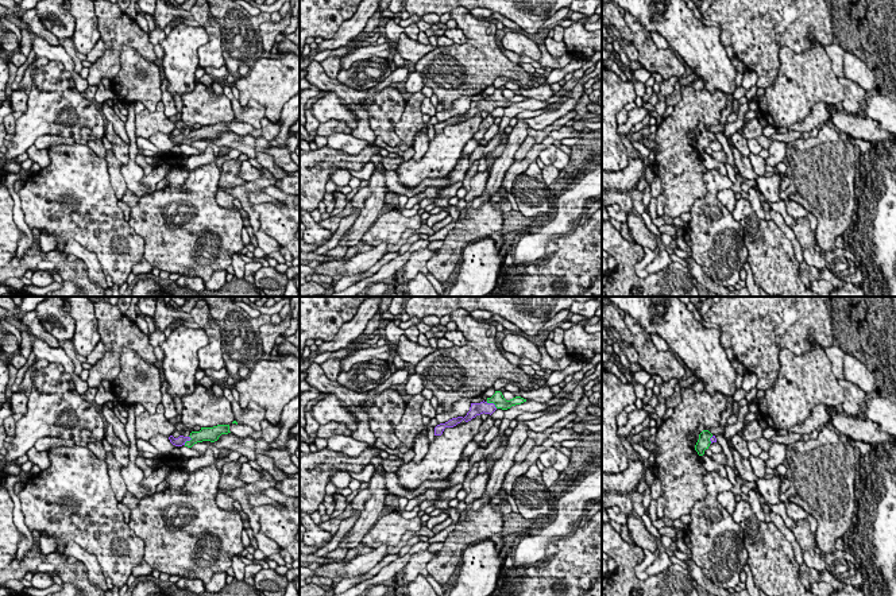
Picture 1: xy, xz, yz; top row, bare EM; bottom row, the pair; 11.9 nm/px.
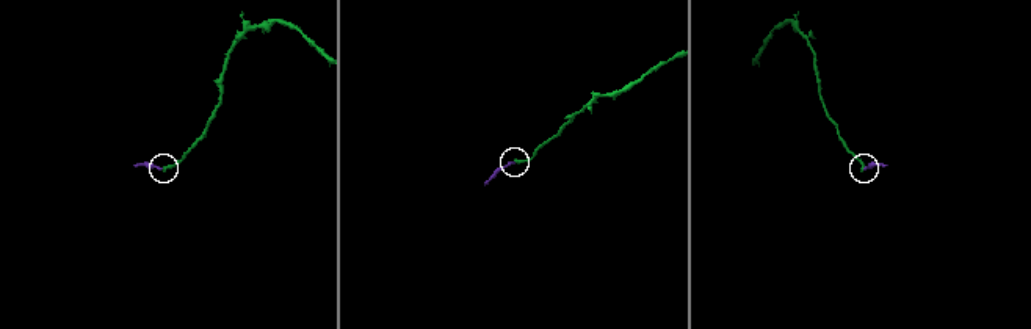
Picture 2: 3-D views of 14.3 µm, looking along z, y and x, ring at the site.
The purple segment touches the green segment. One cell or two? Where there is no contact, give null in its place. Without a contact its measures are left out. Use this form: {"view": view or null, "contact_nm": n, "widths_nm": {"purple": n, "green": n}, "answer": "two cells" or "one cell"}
{"view": "xz", "contact_nm": 160, "widths_nm": {"purple": 160, "green": 140}, "answer": "one cell"}

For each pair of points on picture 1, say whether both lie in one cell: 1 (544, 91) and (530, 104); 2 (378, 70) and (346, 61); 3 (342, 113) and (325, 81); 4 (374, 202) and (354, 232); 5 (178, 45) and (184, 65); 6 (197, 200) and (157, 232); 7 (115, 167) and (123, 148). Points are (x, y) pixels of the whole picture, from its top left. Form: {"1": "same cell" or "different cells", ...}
{"1": "different cells", "2": "different cells", "3": "different cells", "4": "same cell", "5": "same cell", "6": "same cell", "7": "different cells"}

